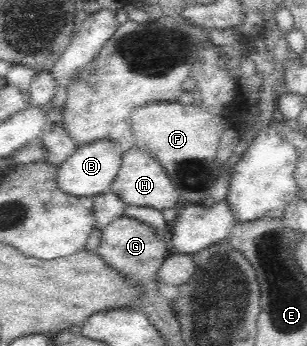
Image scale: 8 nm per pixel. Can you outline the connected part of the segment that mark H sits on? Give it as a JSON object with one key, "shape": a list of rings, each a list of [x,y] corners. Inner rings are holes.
{"shape":[[[127,144],[119,171],[109,189],[125,205],[166,210],[166,208],[174,208],[176,202],[179,202],[179,194],[175,184],[172,184],[172,180],[160,166],[160,163],[153,156],[150,156],[149,152],[144,152],[144,150],[136,148],[135,145]]]}

